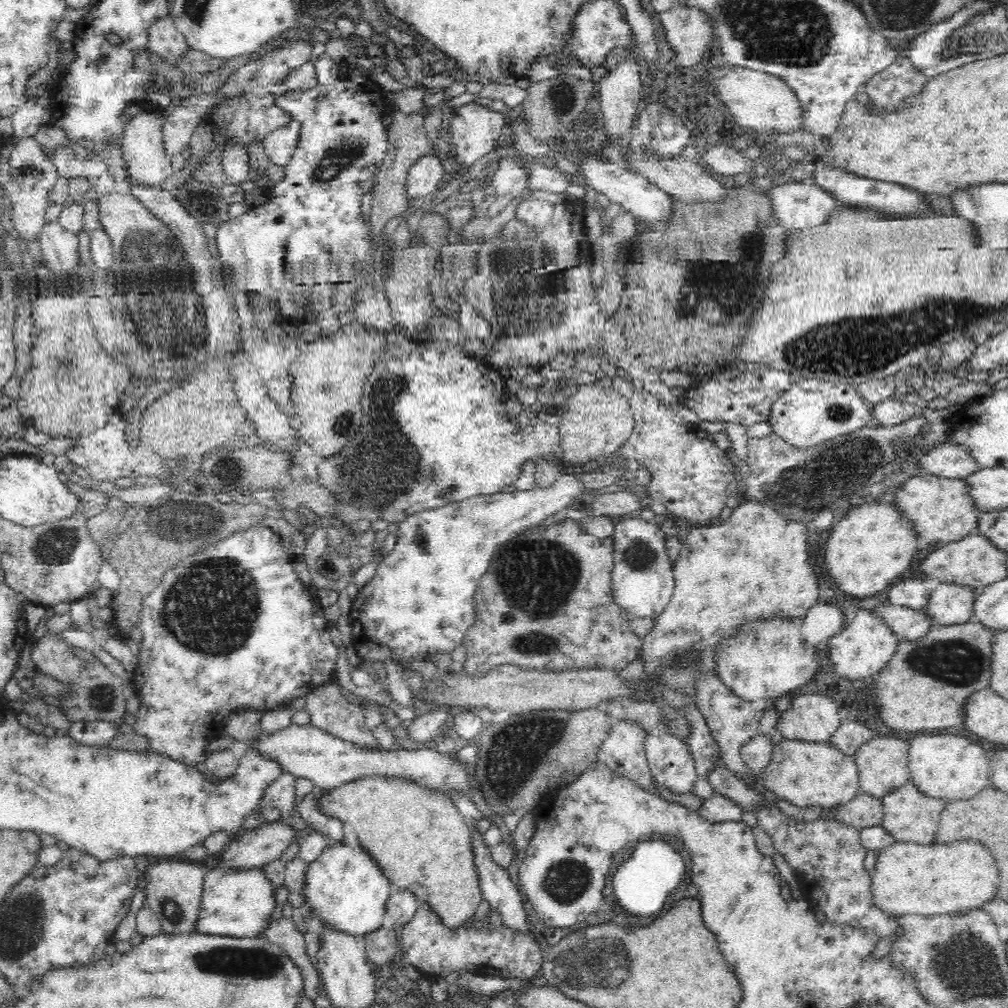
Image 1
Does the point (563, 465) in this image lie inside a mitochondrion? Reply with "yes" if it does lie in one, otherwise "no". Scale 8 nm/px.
no

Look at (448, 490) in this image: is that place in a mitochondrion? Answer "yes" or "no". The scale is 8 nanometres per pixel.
yes

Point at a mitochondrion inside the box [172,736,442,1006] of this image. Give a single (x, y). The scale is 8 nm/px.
(258, 963)

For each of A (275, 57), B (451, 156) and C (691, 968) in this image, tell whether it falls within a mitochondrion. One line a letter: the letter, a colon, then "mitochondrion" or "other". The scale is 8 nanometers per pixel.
A: other
B: other
C: other

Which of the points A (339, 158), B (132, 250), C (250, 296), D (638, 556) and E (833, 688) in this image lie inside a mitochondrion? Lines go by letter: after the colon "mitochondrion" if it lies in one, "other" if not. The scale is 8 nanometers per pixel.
A: mitochondrion
B: mitochondrion
C: other
D: mitochondrion
E: other

